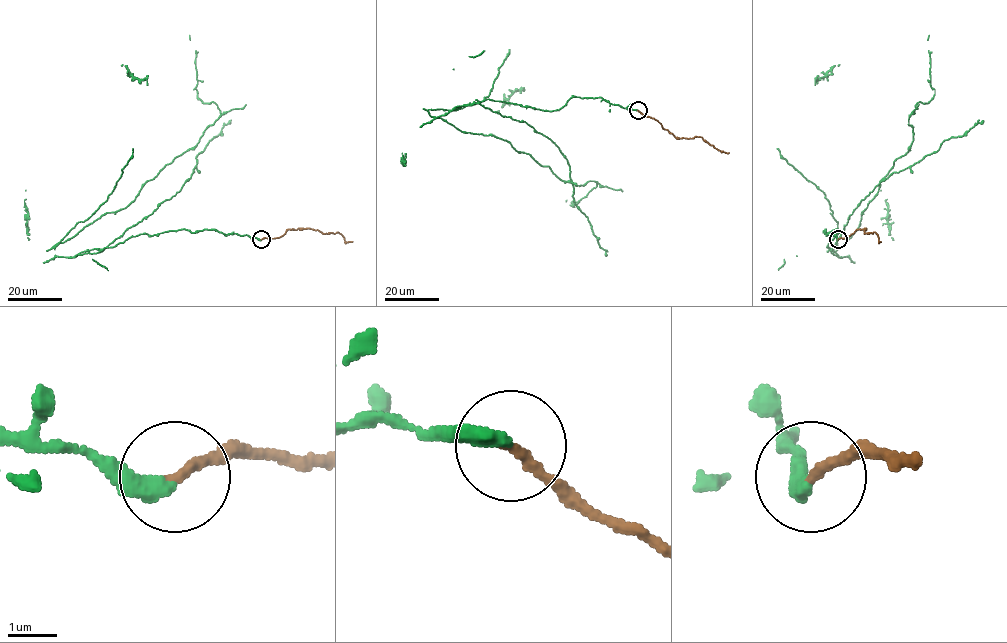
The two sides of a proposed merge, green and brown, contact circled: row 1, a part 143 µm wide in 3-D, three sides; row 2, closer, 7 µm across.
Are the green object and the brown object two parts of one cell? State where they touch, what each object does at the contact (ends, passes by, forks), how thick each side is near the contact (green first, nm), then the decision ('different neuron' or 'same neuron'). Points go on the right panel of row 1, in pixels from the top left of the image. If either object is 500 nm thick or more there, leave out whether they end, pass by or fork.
place (838, 239); green ends; brown ends; calibres 340 and 200 nm; different neuron

